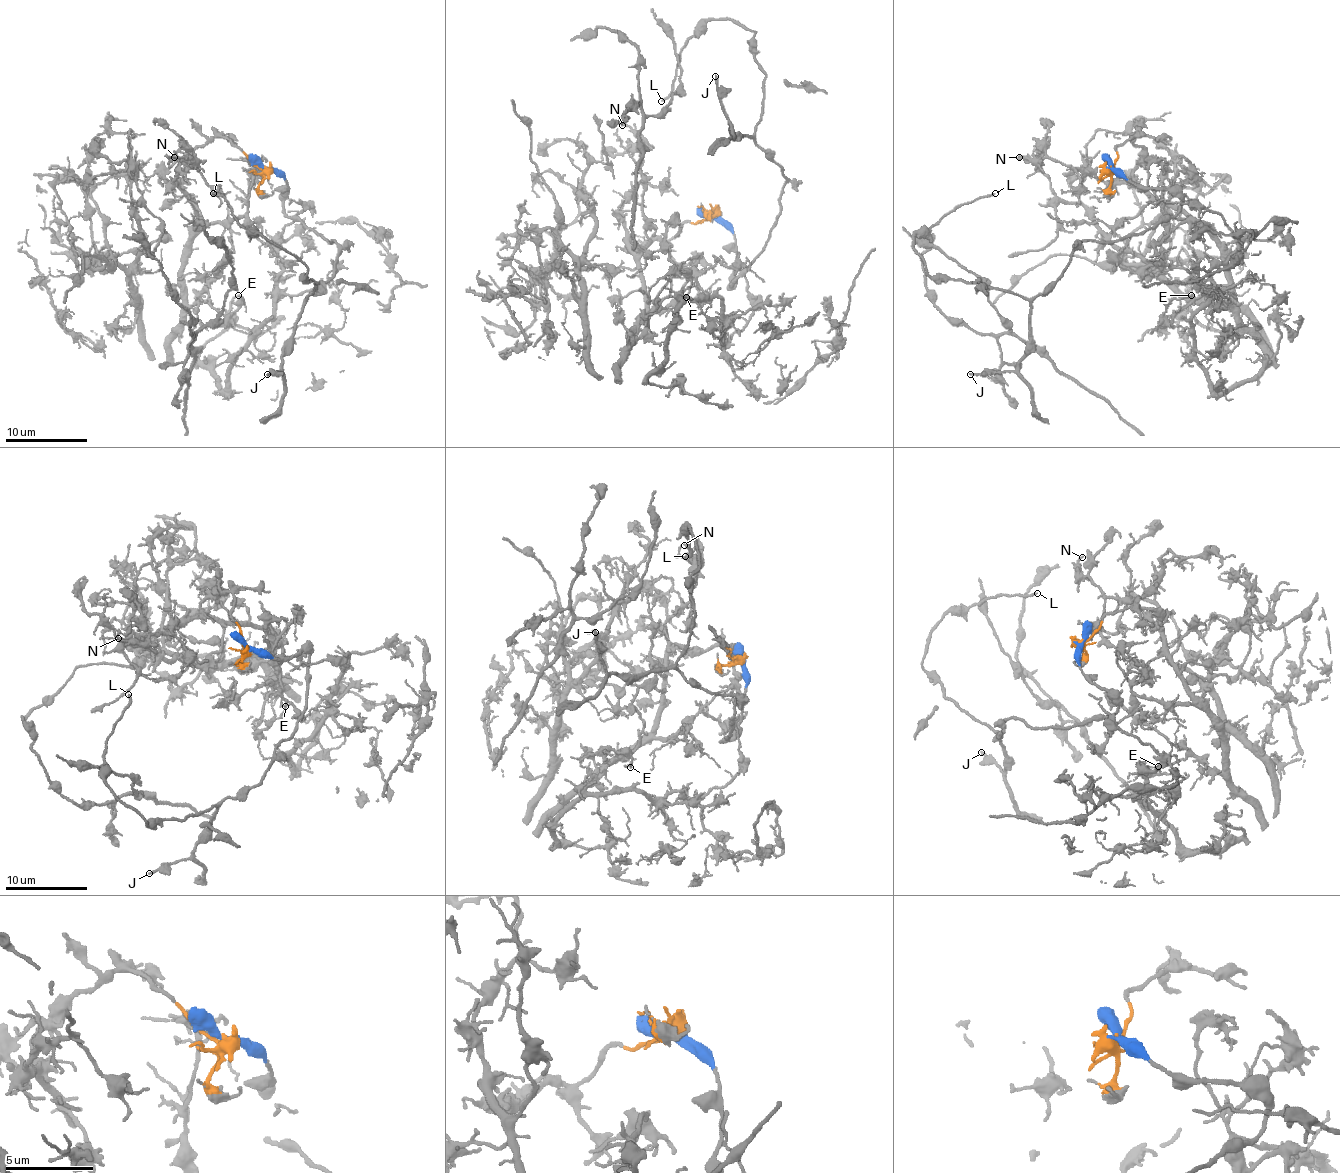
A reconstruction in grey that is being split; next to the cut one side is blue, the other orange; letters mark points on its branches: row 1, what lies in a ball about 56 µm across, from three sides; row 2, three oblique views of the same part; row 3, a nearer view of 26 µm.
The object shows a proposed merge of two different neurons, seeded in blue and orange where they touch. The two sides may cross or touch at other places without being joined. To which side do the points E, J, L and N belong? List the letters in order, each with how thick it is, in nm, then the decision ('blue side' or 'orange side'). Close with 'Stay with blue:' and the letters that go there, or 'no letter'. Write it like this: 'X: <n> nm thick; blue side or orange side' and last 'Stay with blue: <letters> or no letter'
E: 130 nm thick; orange side
J: 240 nm thick; blue side
L: 200 nm thick; blue side
N: 140 nm thick; orange side
Stay with blue: J, L

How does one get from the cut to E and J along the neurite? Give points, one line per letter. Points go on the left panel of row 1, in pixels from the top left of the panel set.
E: (264, 166), (221, 136), (176, 172), (196, 230), (184, 299), (206, 291), (221, 324), (237, 295)
J: (264, 166), (286, 181), (288, 215), (337, 246), (335, 273), (302, 303), (292, 348), (278, 371), (268, 375)

